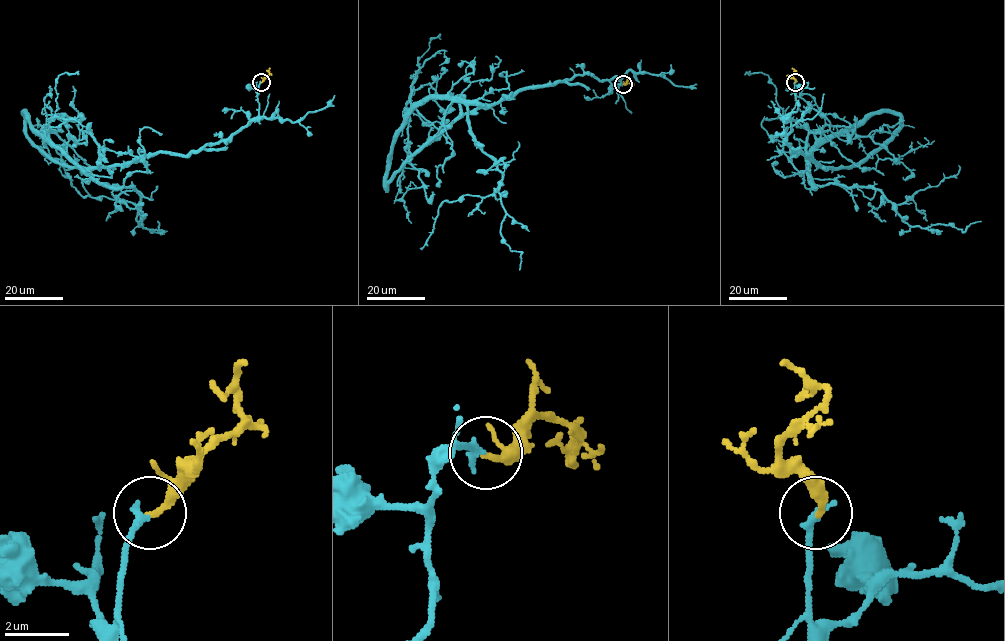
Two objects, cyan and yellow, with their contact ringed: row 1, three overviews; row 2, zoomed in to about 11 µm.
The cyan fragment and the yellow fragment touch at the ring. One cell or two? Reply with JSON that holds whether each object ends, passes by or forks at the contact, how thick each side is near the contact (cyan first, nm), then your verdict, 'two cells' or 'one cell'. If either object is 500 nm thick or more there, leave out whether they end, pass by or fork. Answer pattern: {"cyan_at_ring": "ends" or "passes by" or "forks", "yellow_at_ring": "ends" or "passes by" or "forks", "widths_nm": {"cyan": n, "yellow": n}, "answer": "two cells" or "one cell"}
{"cyan_at_ring": "ends", "yellow_at_ring": "ends", "widths_nm": {"cyan": 280, "yellow": 240}, "answer": "two cells"}

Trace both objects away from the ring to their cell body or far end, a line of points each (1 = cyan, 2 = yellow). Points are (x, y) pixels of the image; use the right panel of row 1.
1: (795, 82), (796, 155), (836, 167), (868, 155), (825, 125), (817, 185), (902, 204), (959, 165)
2: (795, 82), (792, 76), (795, 71), (792, 68)

